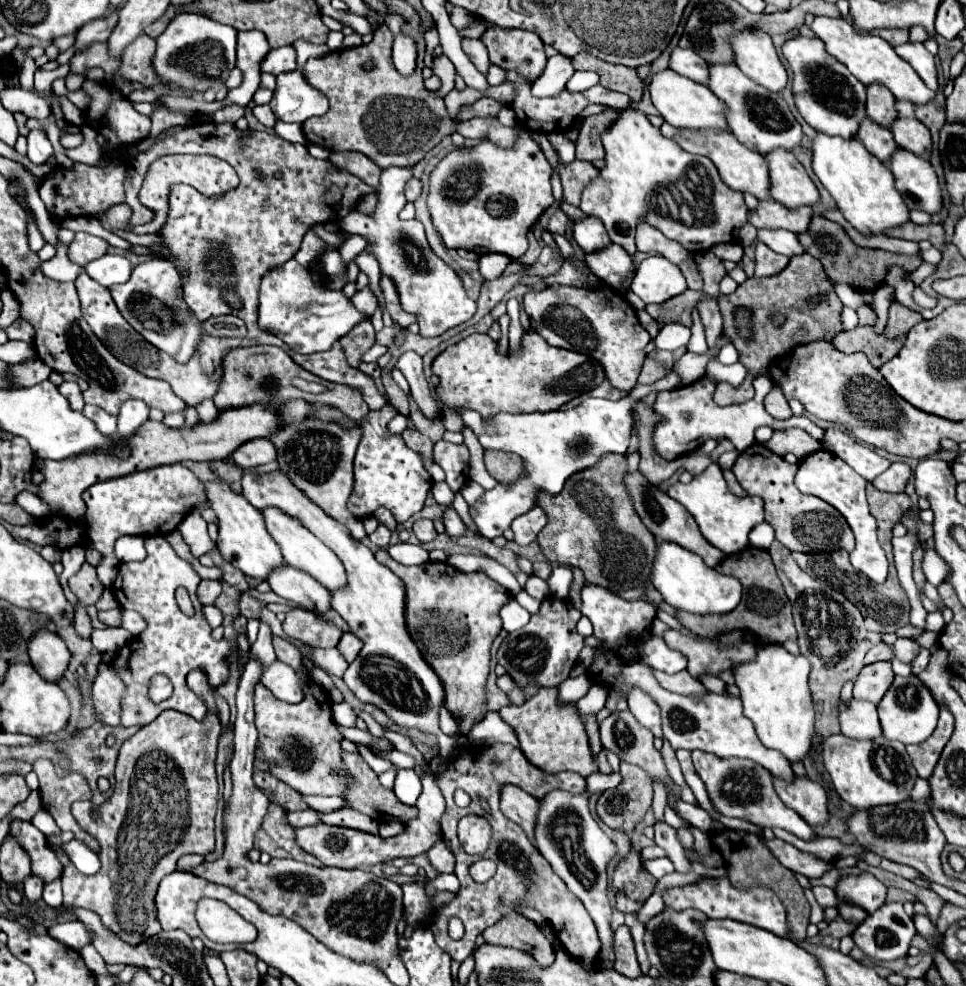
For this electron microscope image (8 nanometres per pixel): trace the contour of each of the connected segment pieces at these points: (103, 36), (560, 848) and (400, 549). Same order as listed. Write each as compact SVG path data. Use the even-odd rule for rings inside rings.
M117 10L111 12L111 16L107 18L99 18L95 22L87 22L79 32L77 32L77 42L75 48L83 50L85 46L91 46L93 42L105 42L111 36L111 30L115 28L119 16Z
M593 772L587 776L587 790L579 796L563 792L563 790L555 790L547 794L539 802L539 818L537 818L537 828L535 828L535 840L537 840L539 852L551 864L555 874L567 884L567 888L583 902L589 916L597 924L601 944L603 944L601 948L603 954L607 954L613 948L613 932L609 928L613 910L607 898L609 886L607 886L605 866L609 860L615 858L615 844L601 832L601 828L593 820L589 806L587 806L587 798L593 792L617 788L622 780L623 776L619 772L613 772L613 774Z
M407 542L393 546L393 560L397 562L427 562L427 558L429 558L429 552L423 550L421 546L413 546Z

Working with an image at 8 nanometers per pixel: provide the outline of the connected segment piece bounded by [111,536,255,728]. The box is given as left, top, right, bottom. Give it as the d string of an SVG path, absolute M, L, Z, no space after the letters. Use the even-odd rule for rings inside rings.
M149 536L145 538L147 558L143 561L121 563L118 576L113 584L114 594L121 604L121 608L131 608L143 616L147 622L147 628L127 642L121 650L117 650L111 666L119 674L119 678L125 684L125 692L121 698L121 726L145 726L153 722L163 710L177 710L183 714L193 716L195 720L205 718L207 706L203 698L199 698L195 692L191 692L185 684L185 676L193 668L203 668L205 672L211 672L211 688L219 688L229 680L229 658L235 654L237 664L239 660L247 664L251 658L255 658L251 652L241 654L237 642L231 642L227 638L215 640L211 636L211 626L203 616L203 604L197 598L197 586L201 582L199 574L193 570L193 566L179 558L175 550L169 546L169 542L163 536ZM179 586L185 586L191 602L195 606L195 616L187 618L177 602L175 602L175 590ZM167 670L167 676L171 676L171 682L175 686L175 692L169 700L161 704L153 704L147 698L147 686L153 674L159 674Z

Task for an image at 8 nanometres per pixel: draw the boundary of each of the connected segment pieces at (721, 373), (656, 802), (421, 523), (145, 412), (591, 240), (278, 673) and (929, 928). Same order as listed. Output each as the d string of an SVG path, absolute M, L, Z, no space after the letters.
M711 360L711 366L707 366L707 376L715 376L721 382L729 382L733 386L739 386L745 376L747 376L747 368L743 364L737 362L737 366L723 366L717 360Z
M653 780L653 790L655 790L655 798L653 798L653 812L655 818L663 818L663 810L667 806L667 786L661 780Z
M417 520L413 524L413 532L419 538L419 542L429 542L429 540L437 538L437 532L435 532L435 526L431 520Z
M135 398L127 400L127 402L121 406L119 416L117 416L117 424L119 424L117 434L119 434L121 438L131 436L147 418L149 418L149 406L147 406L145 402L135 400Z
M585 216L579 222L575 222L573 234L575 234L575 240L583 252L603 250L603 246L607 246L611 242L603 222L595 216Z
M275 660L269 666L261 666L261 684L267 686L279 700L291 704L297 704L305 698L303 682L297 678L295 670L281 660Z
M915 915L913 917L913 922L915 922L918 932L923 935L933 936L933 938L935 938L936 948L940 950L942 934L936 932L936 928L933 926L933 924L931 924L928 916Z

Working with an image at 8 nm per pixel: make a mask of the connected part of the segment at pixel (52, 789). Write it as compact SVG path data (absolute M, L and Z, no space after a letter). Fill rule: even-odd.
M39 758L39 760L33 762L33 772L35 772L37 778L39 778L41 804L43 804L43 808L55 818L57 826L59 826L61 830L73 832L73 834L75 834L75 840L87 844L87 848L91 848L95 854L99 854L99 842L97 842L91 834L87 834L87 832L75 822L75 818L71 816L71 804L73 804L75 800L91 800L91 798L93 798L93 790L91 790L91 786L87 784L87 780L85 780L81 774L77 774L77 772L69 772L69 774L65 774L65 776L57 776L57 774L55 774L55 768L53 768L53 762L51 762L51 760L43 760L43 758Z

